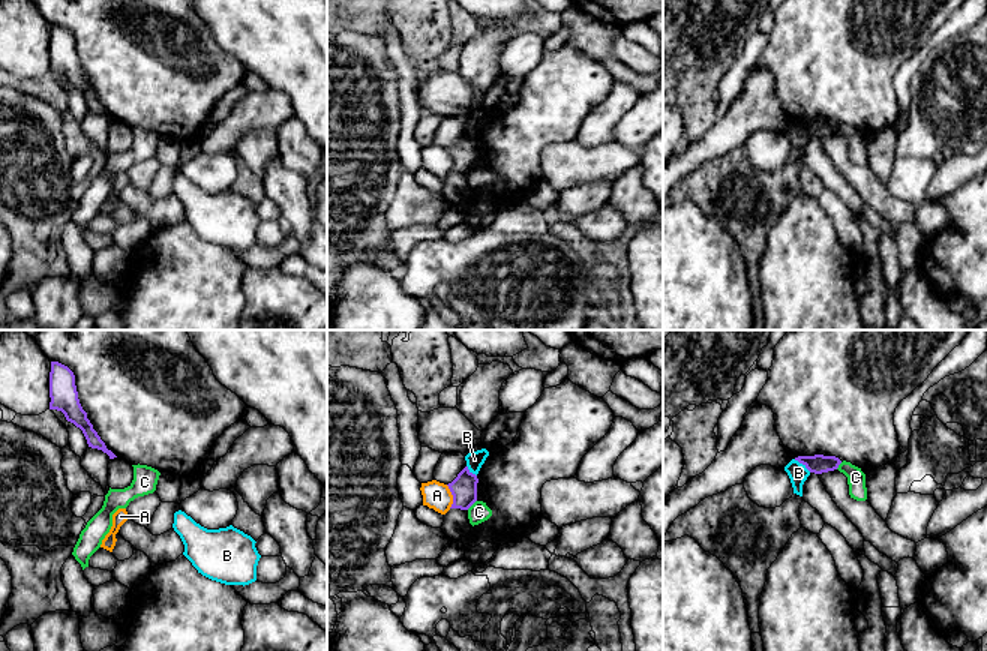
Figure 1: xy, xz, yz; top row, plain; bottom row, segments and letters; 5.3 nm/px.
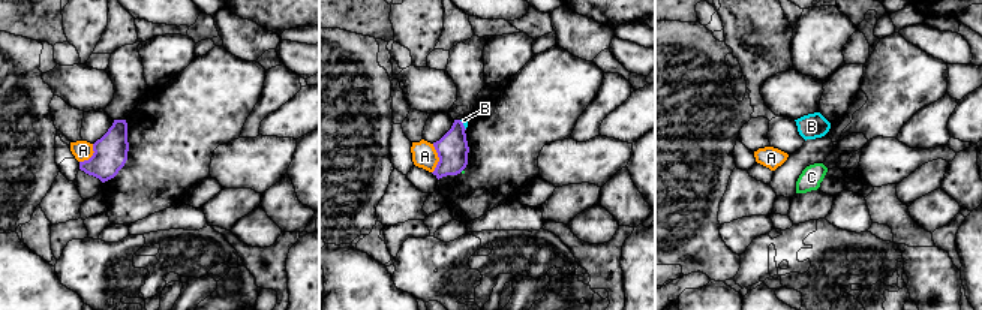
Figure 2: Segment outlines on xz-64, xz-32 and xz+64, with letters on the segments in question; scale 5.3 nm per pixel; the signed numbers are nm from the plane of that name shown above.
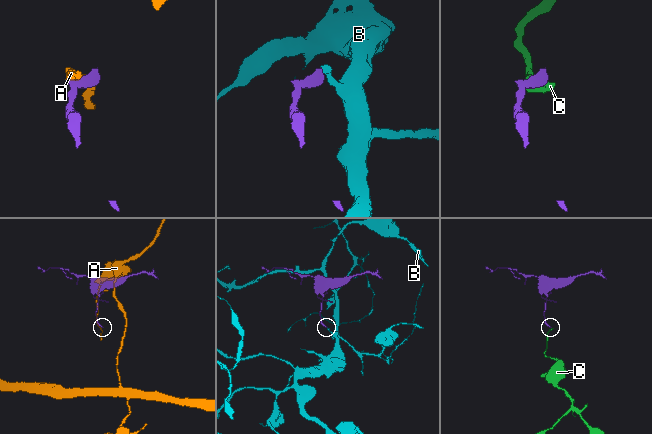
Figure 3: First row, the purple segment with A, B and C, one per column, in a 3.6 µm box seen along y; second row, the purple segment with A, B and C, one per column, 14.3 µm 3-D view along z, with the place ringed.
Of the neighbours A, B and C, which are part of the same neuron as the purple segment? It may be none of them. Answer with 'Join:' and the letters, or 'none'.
Join: none

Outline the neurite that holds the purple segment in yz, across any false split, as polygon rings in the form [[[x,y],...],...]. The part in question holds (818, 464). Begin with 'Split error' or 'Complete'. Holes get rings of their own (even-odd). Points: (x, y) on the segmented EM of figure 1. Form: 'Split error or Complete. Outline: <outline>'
Complete. Outline: [[[824,454],[798,456],[798,458],[795,458],[795,460],[802,464],[810,472],[814,472],[814,474],[834,471],[842,464],[842,460],[838,458],[824,456]]]

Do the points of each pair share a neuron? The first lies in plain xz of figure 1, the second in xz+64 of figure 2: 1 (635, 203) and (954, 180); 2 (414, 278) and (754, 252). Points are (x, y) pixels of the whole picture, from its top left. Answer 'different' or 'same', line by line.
1: same
2: same

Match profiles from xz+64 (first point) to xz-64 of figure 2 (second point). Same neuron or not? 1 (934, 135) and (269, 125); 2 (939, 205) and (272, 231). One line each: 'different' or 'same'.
1: different
2: same

